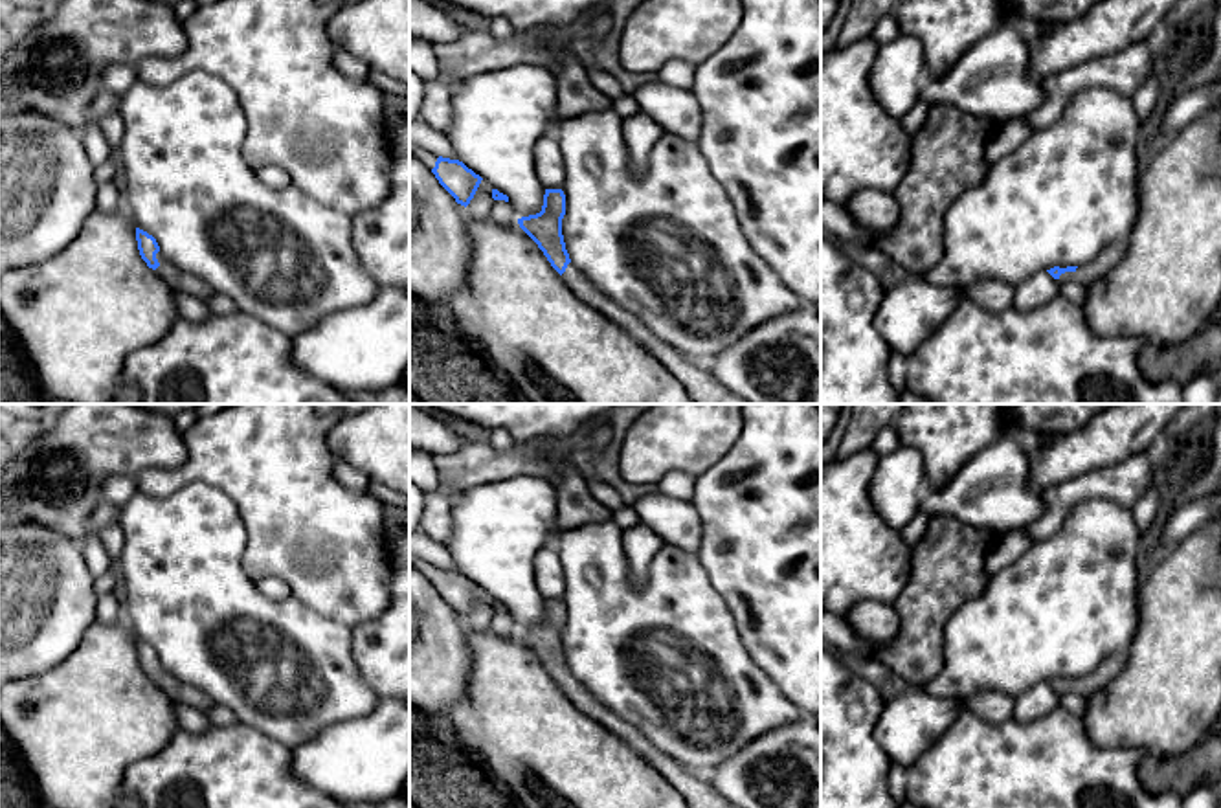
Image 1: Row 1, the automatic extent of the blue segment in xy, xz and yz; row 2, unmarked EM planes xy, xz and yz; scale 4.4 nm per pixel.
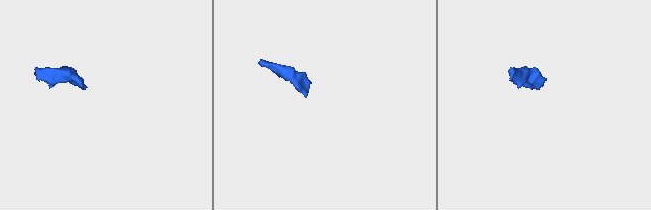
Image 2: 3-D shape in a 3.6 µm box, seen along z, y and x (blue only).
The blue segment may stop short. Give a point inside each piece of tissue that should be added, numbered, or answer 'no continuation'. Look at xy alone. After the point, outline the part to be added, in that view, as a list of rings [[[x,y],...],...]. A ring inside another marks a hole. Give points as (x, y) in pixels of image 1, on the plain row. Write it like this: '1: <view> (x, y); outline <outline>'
1: xy (186, 695); outline [[[162,663],[156,665],[160,678],[154,681],[160,690],[163,690],[176,703],[189,705],[198,711],[207,711],[215,701],[196,687],[185,685],[184,681],[173,678]]]

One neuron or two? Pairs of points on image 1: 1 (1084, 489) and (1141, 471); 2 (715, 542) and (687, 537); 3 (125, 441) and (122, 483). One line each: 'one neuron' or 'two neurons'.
1: one neuron
2: two neurons
3: two neurons

